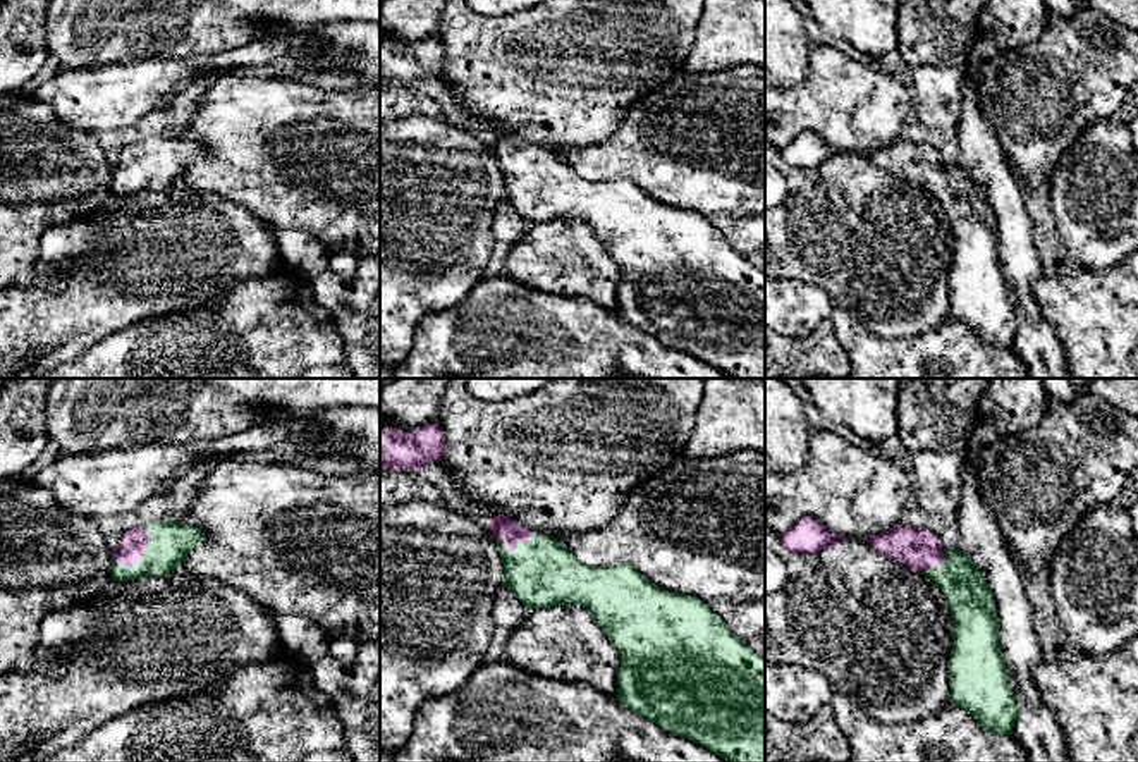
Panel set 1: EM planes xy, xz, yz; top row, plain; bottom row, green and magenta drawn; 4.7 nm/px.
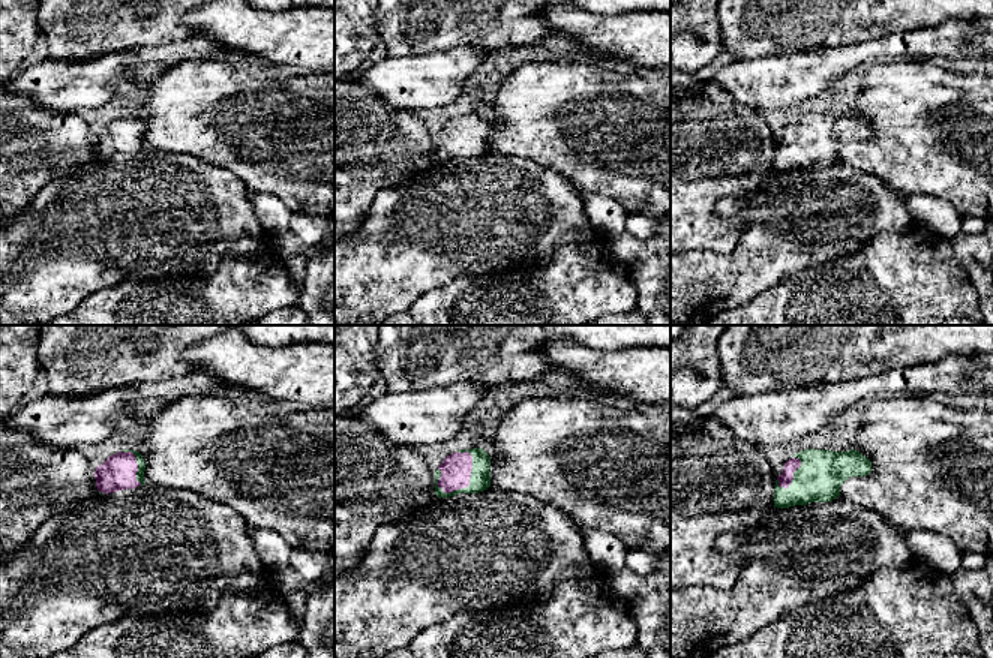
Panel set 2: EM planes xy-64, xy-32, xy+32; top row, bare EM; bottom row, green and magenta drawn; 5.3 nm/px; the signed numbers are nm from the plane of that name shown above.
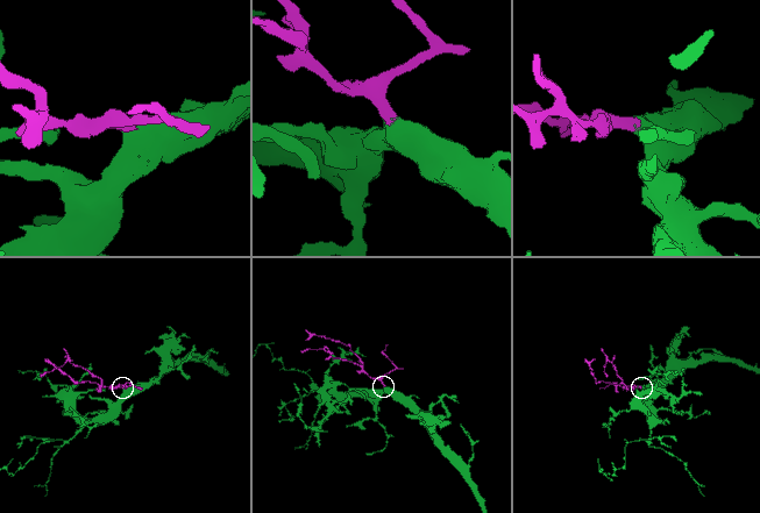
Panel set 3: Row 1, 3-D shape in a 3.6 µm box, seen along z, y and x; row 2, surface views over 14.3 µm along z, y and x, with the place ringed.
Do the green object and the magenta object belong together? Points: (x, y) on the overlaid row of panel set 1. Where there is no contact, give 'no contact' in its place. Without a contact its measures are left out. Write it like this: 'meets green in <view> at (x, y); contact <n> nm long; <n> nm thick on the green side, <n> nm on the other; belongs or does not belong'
meets green in xy at (143, 553); contact 220 nm long; 190 nm thick on the green side, 130 nm on the other; belongs

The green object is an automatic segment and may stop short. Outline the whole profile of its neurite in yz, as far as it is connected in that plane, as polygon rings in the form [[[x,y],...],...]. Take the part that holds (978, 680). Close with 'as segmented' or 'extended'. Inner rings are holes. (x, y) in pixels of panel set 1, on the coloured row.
[[[904,523],[866,542],[921,571],[942,590],[952,616],[951,702],[970,712],[982,729],[1013,734],[1018,704],[999,643],[995,600],[973,559],[958,547],[942,549],[933,532]]]; extended

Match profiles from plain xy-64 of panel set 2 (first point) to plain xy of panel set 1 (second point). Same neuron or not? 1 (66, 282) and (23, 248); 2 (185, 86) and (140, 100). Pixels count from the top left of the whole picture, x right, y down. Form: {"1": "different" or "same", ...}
{"1": "different", "2": "different"}

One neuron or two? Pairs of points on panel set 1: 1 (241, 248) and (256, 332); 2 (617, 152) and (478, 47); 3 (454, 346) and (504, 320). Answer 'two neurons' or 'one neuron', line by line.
1: two neurons
2: two neurons
3: one neuron

